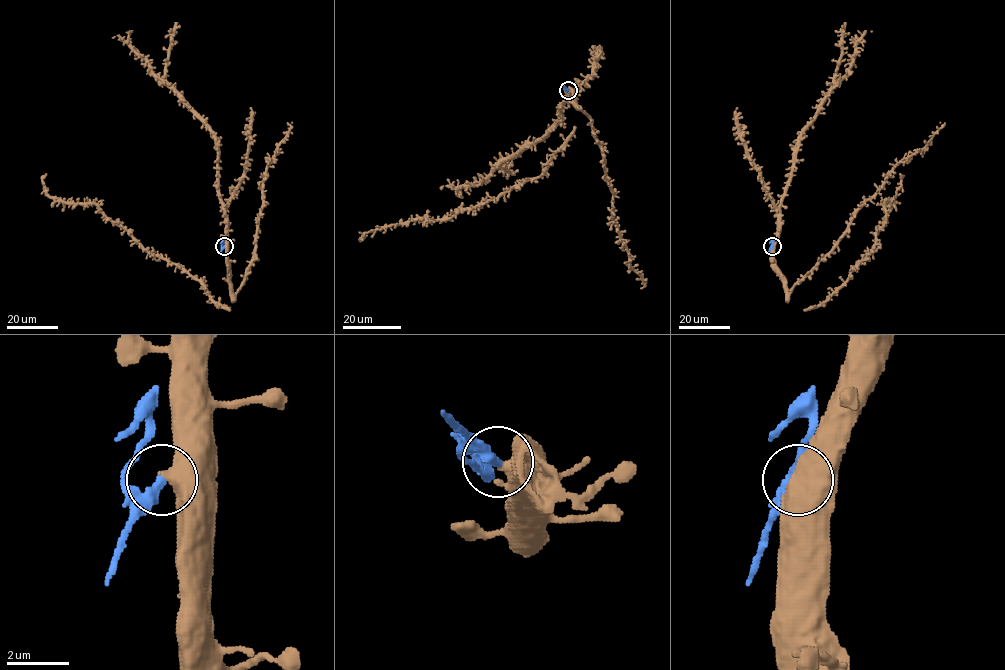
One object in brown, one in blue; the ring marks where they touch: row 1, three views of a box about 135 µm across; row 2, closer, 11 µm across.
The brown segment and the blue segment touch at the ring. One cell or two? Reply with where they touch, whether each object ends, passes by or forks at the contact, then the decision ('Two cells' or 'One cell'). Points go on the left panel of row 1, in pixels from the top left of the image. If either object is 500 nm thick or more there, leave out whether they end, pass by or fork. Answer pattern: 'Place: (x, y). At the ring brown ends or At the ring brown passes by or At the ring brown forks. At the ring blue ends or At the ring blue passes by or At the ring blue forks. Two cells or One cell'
Place: (224, 246). At the ring brown passes by. At the ring blue ends. Two cells

